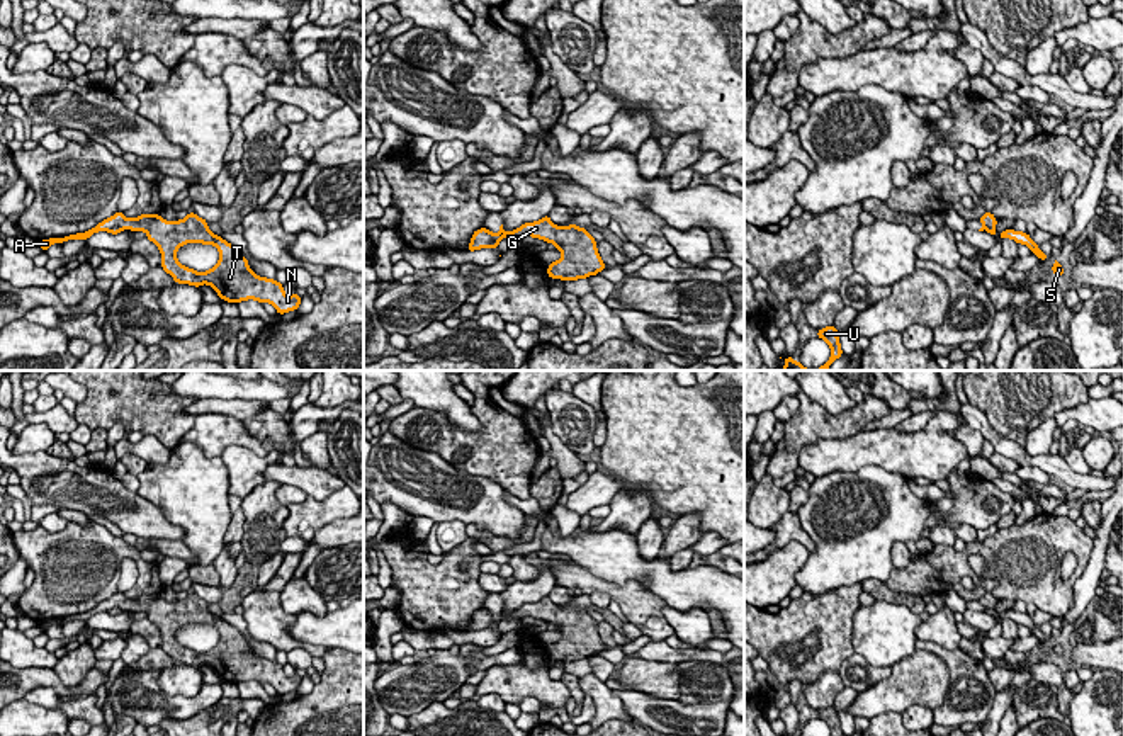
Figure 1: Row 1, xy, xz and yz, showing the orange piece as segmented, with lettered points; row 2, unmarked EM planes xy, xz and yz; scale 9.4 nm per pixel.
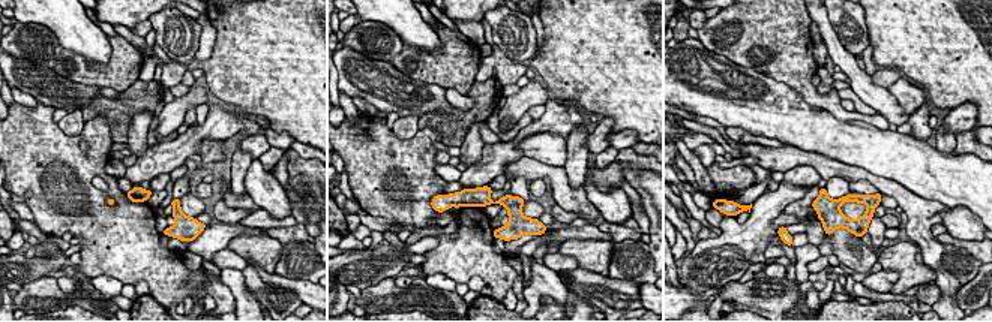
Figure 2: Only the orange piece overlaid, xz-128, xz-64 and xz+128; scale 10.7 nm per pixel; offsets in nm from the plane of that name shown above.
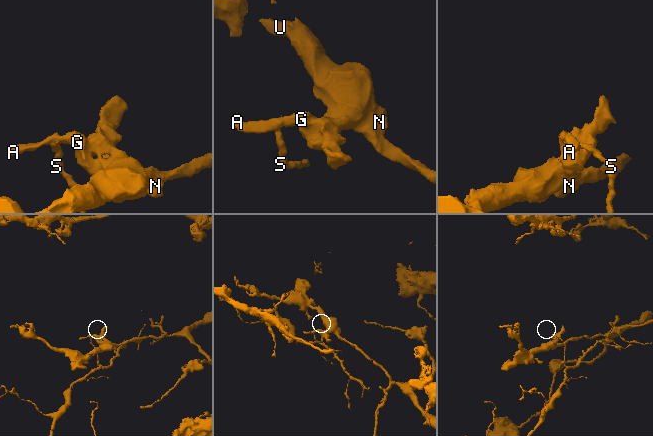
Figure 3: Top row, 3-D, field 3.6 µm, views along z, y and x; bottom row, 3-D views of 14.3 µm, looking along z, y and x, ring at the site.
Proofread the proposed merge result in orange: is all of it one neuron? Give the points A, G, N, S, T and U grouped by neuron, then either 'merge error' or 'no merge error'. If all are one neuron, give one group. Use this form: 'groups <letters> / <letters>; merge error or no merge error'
groups A G N T U / S; merge error

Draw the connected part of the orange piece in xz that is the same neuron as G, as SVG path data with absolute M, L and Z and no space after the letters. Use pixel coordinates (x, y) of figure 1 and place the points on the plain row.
M544 597L539 602L523 603L513 612L501 612L501 619L520 620L522 617L554 624L556 631L562 634L557 643L552 643L547 648L547 656L550 660L578 661L605 651L605 643L598 634L596 620L586 609L576 605L557 607L549 597Z

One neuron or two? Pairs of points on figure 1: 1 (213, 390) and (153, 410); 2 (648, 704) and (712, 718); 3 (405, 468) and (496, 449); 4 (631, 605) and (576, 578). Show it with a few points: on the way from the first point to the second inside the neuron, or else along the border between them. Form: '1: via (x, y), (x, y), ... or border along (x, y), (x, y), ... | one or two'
1: border along (170, 388), (180, 396), (192, 396), (196, 400) | two
2: via (663, 716), (697, 718) | one
3: border along (406, 444), (437, 452), (456, 468), (479, 476) | two
4: via (617, 592), (590, 583) | one

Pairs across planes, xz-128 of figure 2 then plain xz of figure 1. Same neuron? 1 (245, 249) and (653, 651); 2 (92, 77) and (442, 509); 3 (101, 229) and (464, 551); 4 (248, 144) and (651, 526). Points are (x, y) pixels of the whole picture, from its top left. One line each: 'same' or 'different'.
1: different
2: different
3: same
4: different

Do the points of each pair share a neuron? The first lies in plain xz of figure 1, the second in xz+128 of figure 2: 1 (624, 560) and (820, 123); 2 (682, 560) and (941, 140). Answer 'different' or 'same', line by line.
1: same
2: same

